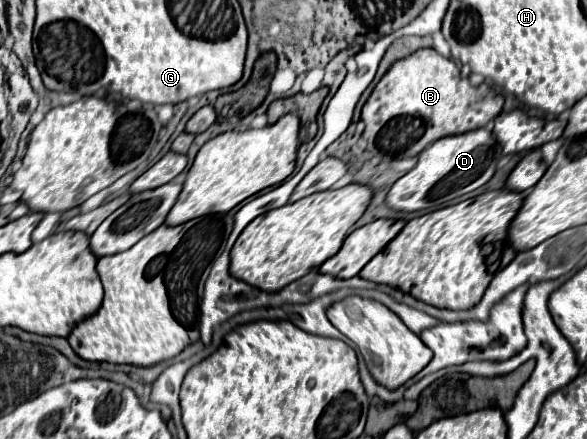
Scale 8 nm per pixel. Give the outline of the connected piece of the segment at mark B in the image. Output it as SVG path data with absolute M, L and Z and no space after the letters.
M425 47L395 61L375 85L361 111L365 123L363 139L377 163L389 161L395 155L411 157L445 135L457 135L487 125L501 109L501 93L493 91L487 83L473 85L469 77L459 73L459 67L451 59Z

